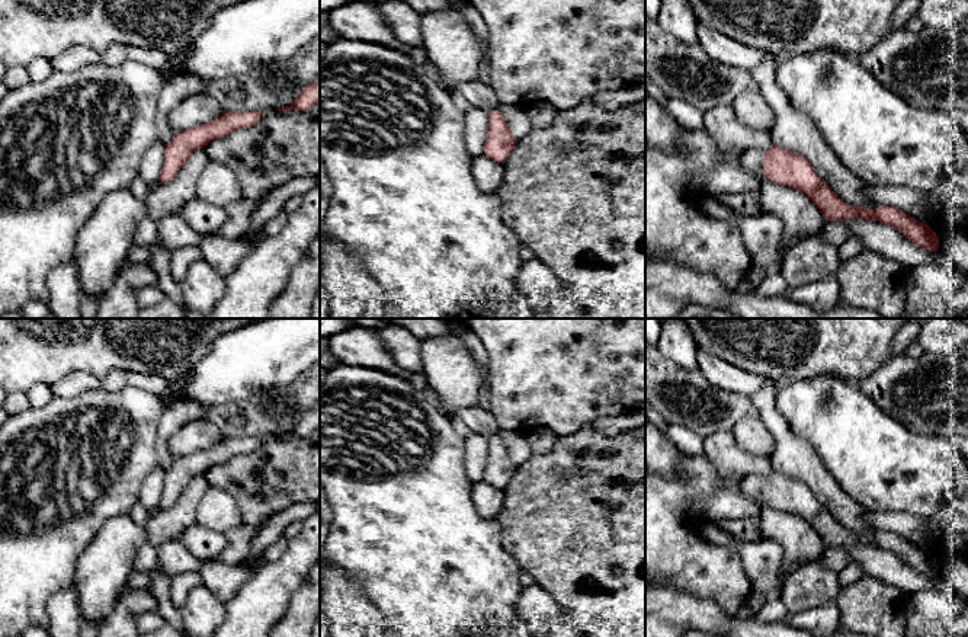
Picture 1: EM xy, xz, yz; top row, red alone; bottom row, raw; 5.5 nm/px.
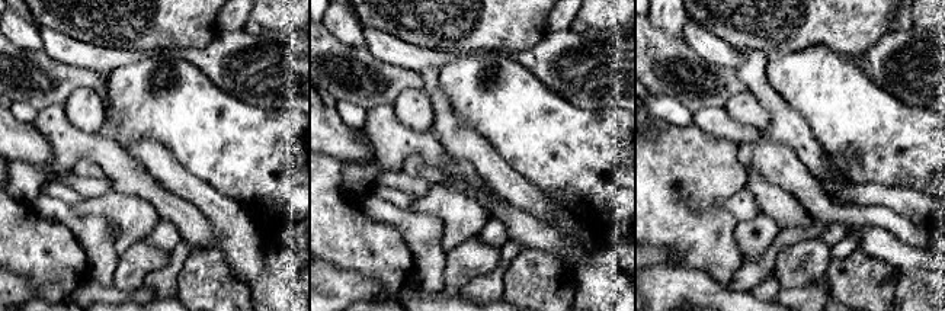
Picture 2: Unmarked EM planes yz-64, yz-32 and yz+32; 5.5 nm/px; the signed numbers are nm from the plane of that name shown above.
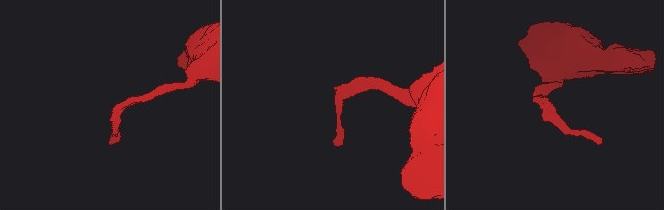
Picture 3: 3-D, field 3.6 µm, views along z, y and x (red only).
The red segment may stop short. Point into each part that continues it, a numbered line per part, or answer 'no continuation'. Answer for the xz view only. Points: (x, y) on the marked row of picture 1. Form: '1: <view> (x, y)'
1: xz (474, 93)

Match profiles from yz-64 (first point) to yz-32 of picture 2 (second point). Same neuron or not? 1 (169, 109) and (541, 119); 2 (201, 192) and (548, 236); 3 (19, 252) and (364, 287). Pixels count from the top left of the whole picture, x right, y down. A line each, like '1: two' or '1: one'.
1: one
2: two
3: two

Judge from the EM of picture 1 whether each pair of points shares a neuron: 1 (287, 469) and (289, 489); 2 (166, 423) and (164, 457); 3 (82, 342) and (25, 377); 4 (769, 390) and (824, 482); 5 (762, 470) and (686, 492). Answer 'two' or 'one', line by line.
1: one
2: one
3: one
4: one
5: two

